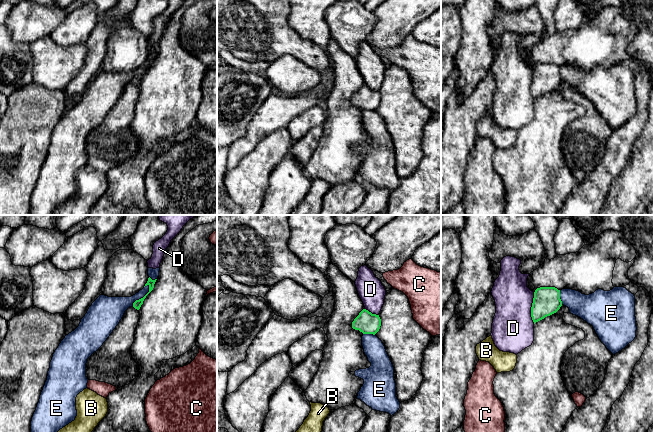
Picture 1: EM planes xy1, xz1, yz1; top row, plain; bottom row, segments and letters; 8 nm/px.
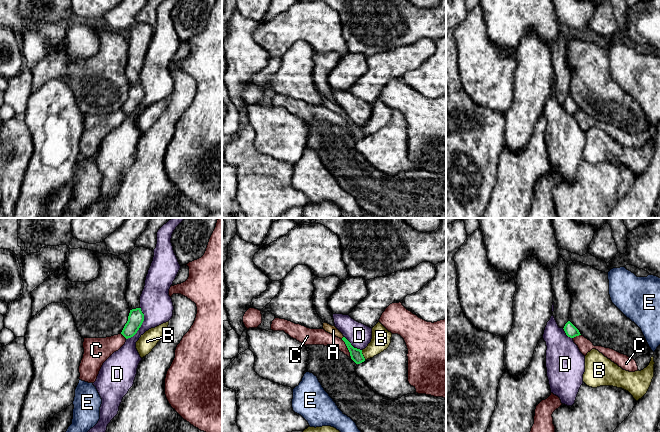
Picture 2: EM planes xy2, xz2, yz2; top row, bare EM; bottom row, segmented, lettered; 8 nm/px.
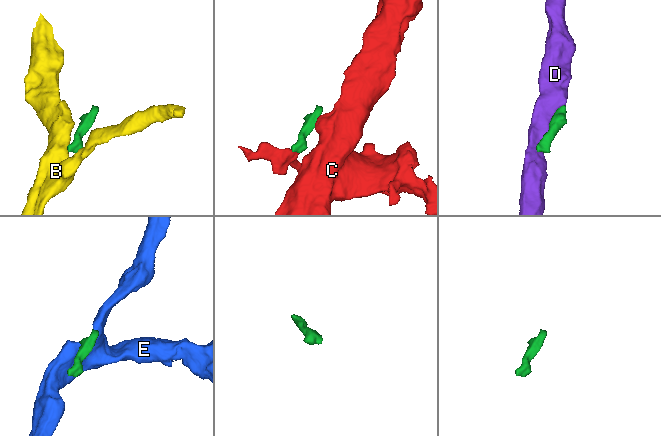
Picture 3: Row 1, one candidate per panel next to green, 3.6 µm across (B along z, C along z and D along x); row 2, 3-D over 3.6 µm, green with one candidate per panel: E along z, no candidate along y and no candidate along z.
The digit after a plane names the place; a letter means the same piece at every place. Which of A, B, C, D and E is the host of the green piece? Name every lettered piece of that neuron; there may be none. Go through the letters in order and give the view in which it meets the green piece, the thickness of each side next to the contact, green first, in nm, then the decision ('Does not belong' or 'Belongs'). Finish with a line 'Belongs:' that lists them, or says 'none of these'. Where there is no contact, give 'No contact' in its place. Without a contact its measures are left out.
A: No contact. Belongs
B: Touches green in xz2. Thickness 100 nm (green) against 160 nm. Does not belong
C: Touches green in xz2. Thickness 100 nm (green) against 130 nm. Does not belong
D: Touches green in xy2. Thickness 130 nm (green) against 260 nm. Does not belong
E: Touches green in xy1. Thickness 70 nm (green) against 180 nm. Does not belong
Belongs: A

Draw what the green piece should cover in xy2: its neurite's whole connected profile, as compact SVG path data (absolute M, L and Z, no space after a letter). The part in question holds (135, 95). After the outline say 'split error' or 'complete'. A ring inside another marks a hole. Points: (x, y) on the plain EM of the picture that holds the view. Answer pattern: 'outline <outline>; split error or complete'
outline M141 84L130 86L128 97L125 100L121 110L126 115L133 113L141 103L143 97L144 90L142 89Z; complete

